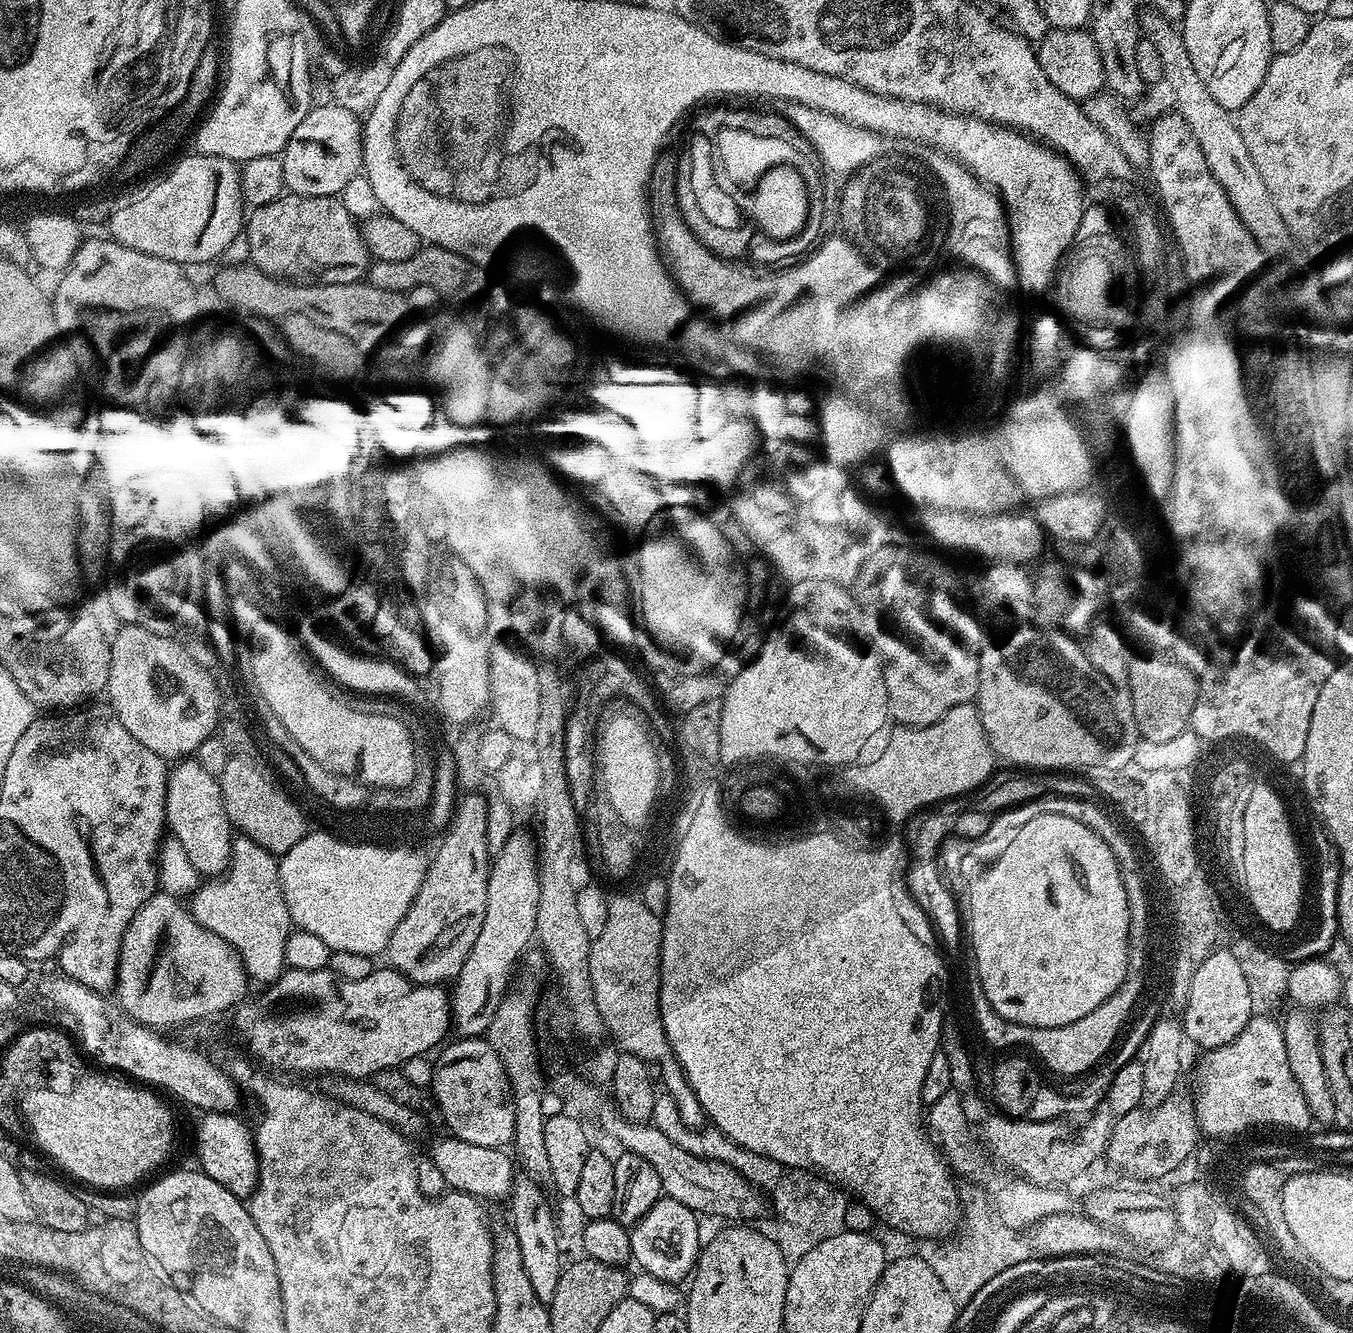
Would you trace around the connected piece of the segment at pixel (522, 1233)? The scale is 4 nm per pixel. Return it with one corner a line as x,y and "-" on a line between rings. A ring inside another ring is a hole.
520,1174
512,1183
512,1195
506,1201
512,1215
510,1231
518,1238
518,1250
522,1250
522,1266
534,1292
545,1305
552,1303
554,1290
562,1271
560,1264
560,1236
556,1233
556,1216
548,1206
548,1196
543,1187
534,1183
529,1176

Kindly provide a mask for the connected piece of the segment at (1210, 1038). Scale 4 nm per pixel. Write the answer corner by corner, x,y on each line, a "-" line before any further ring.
1215,950
1202,960
1192,980
1187,981
1188,996
1183,1001
1182,1023
1185,1037
1200,1048
1219,1050
1247,1026
1254,1015
1254,1003
1247,988
1246,977
1238,961
1229,950

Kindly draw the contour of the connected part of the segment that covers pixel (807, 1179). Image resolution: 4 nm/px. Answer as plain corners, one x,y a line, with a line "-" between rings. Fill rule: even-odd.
790,1168
785,1169
781,1180
777,1181
771,1191
777,1195
774,1206
772,1208
771,1205
770,1213
757,1221
756,1228
782,1250
785,1260
801,1260
814,1246
818,1246
819,1242
845,1231
848,1198
831,1181
802,1168

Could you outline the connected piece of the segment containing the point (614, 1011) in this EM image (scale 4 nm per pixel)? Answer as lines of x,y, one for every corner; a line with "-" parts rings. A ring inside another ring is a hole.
615,896
608,901
608,914
606,927
602,934
595,936
590,950
590,982
594,986
594,1002
598,1006
598,1014
602,1014
602,1022
606,1032
609,1032
611,1043
620,1052
629,1052
644,1060
650,1066
660,1064
658,1076
664,1079
663,1091
678,1106
678,1114
684,1124
699,1125
701,1120
696,1116
696,1108
700,1103
677,1062
676,1055
672,1053
670,1042
666,1038
666,1030
662,1026
660,1013
660,947
662,946
662,930
664,929
661,917
643,905
641,897

